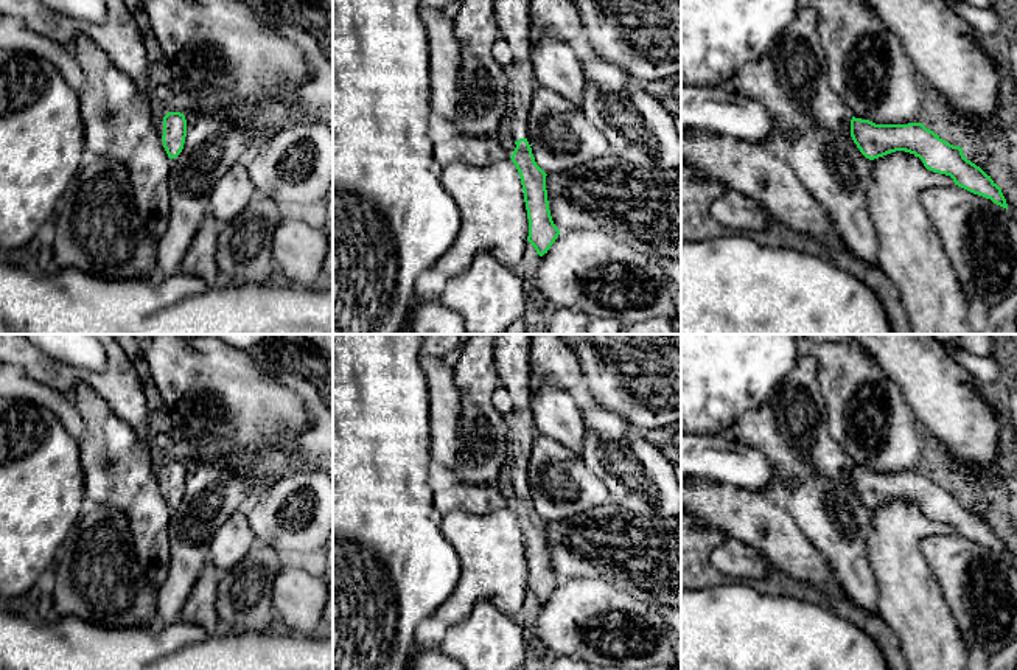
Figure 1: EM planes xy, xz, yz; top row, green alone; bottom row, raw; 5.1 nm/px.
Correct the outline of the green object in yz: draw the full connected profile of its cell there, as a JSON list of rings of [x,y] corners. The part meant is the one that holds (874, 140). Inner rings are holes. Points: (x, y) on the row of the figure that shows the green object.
[[[852,117],[851,137],[869,160],[896,151],[914,154],[927,169],[950,176],[955,185],[991,199],[1008,210],[1001,188],[991,176],[967,160],[963,148],[947,143],[922,123],[875,124],[869,120]]]

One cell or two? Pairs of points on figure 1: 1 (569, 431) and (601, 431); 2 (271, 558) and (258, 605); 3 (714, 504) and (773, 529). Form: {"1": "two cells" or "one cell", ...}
{"1": "two cells", "2": "one cell", "3": "one cell"}

